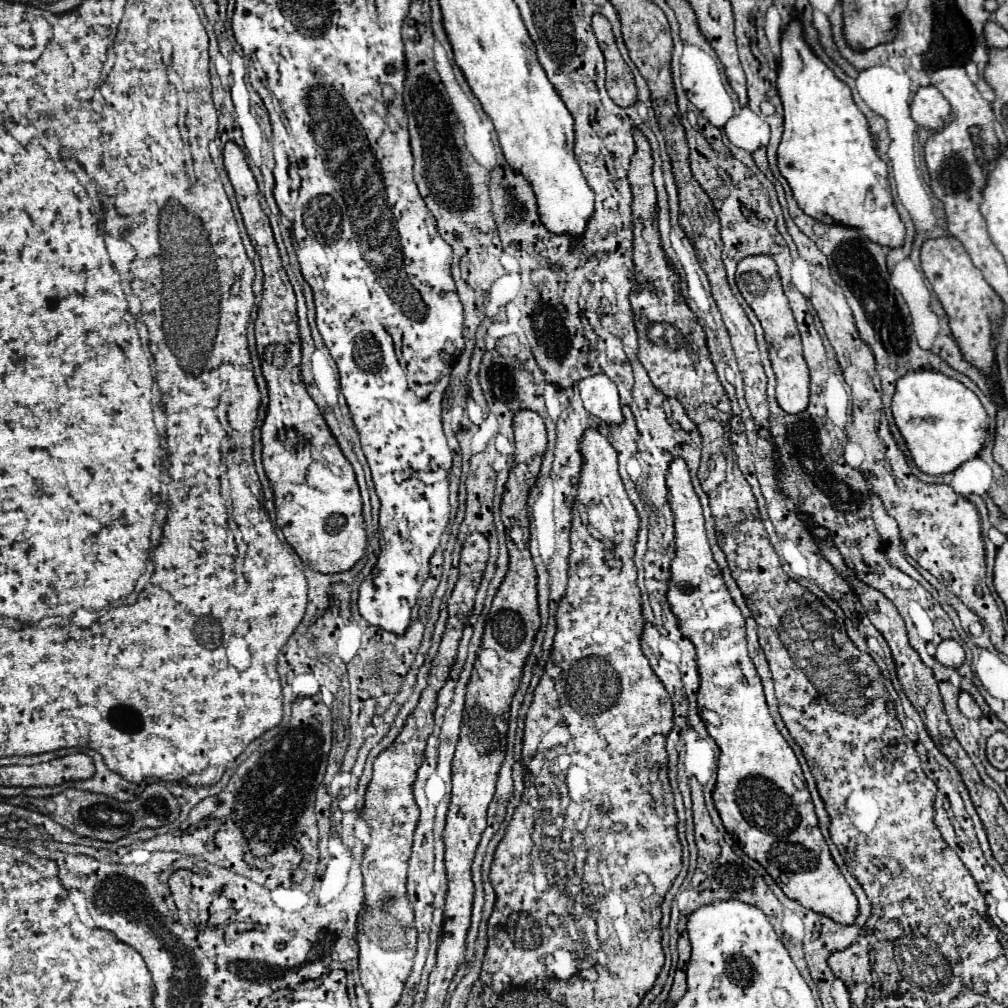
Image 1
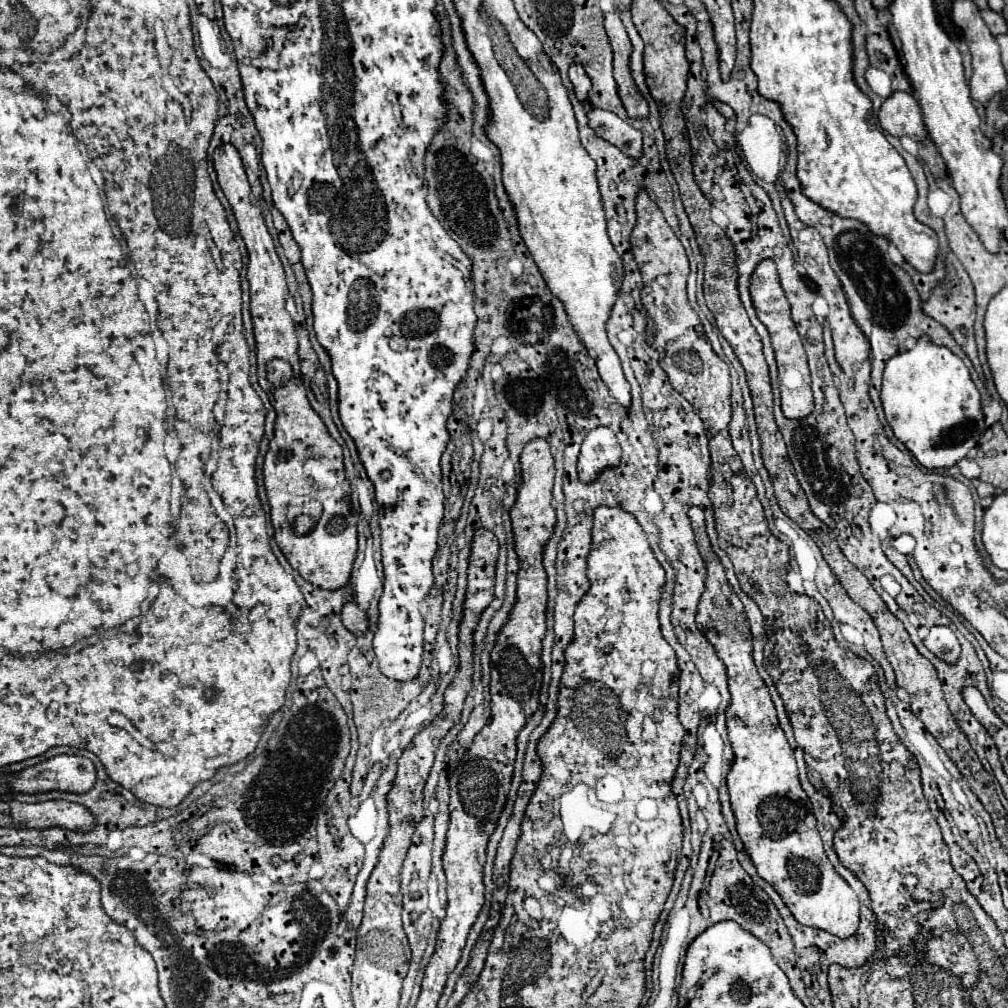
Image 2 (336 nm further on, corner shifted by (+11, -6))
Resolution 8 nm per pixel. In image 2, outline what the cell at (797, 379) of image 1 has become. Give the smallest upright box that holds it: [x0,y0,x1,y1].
[751,260,813,418]

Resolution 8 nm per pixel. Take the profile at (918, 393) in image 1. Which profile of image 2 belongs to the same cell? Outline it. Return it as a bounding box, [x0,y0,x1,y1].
[881,336,985,468]

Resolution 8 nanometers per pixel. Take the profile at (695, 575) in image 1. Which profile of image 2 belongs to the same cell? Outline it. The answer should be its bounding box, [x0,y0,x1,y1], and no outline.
[689,506,859,938]

